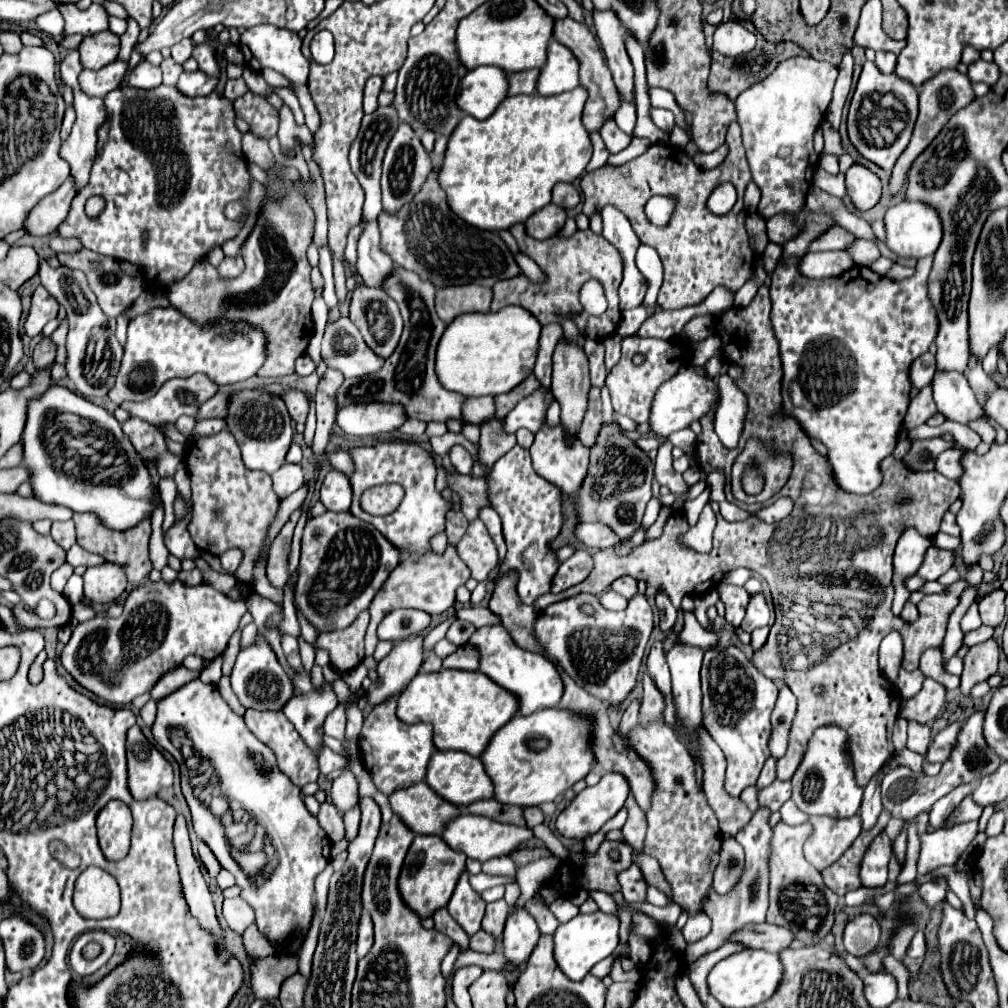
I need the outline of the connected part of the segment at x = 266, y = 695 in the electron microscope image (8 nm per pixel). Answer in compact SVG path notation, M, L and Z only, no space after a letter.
M263 636L257 638L255 646L245 648L237 654L235 666L231 670L231 688L237 694L239 702L245 708L255 708L255 710L281 710L285 702L293 696L293 684L279 666L273 650L269 644L263 640Z

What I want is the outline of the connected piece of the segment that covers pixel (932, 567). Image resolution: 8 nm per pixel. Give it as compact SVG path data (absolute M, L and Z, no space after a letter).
M931 546L925 552L925 560L921 564L921 570L917 570L917 576L923 580L937 580L951 566L953 566L953 554L947 550L939 550L939 548Z

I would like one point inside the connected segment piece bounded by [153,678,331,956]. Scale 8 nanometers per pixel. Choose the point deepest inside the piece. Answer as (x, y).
(248, 775)

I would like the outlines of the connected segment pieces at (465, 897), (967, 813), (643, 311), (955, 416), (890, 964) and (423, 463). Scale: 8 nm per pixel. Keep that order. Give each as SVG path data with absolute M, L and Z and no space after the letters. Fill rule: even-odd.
M465 872L459 878L459 884L447 904L447 910L453 916L453 920L457 924L461 924L465 934L473 936L481 928L481 918L485 914L485 902L481 900L481 896L477 892L473 892L467 876L469 874Z
M969 794L965 800L961 800L961 804L955 808L955 812L947 818L947 828L953 828L953 826L963 824L963 822L979 820L981 812L983 812L983 808L977 806L977 804L973 804L973 798Z
M647 306L625 310L622 312L622 318L617 326L616 332L623 337L634 335L647 318L649 318Z
M937 370L931 382L933 388L933 400L937 404L937 410L953 422L967 424L973 418L979 418L983 412L979 404L975 402L975 394L965 380L965 374L959 372L945 372Z
M892 955L883 960L883 969L895 976L898 985L898 998L907 1000L909 998L908 980L910 976L909 970Z
M381 442L375 446L361 446L349 450L355 460L355 474L349 476L353 486L353 504L351 514L373 524L387 540L391 540L397 548L401 548L401 560L411 554L425 554L429 548L429 538L445 528L445 512L451 508L441 494L435 490L435 460L427 454L427 450L417 442ZM387 482L397 482L405 490L405 498L401 506L389 516L371 516L361 508L361 496L365 490L373 486L381 486Z

